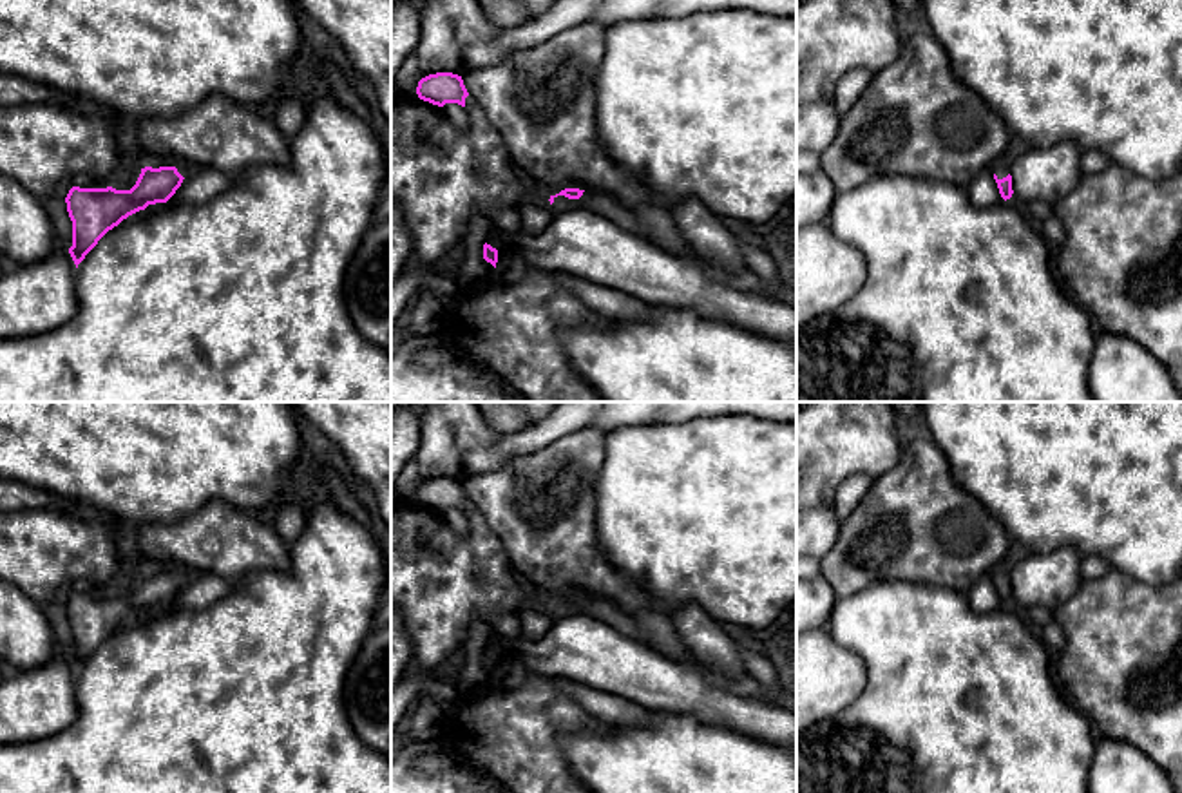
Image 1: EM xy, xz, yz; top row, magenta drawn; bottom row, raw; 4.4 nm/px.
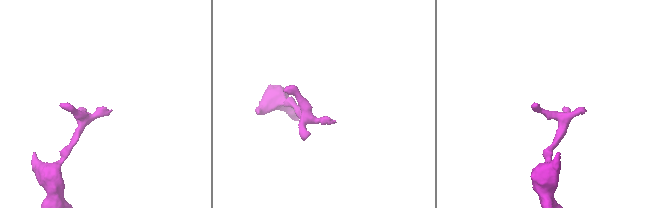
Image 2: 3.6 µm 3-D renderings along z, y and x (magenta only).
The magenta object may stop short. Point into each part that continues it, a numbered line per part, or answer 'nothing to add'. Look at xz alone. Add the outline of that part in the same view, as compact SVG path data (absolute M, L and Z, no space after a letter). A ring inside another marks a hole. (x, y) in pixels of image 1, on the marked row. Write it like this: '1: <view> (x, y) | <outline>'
1: xz (590, 201) | M585 190L579 199L568 199L565 196L558 196L554 197L552 208L556 214L576 212L576 210L597 214L619 225L621 228L659 244L623 205L619 205L608 196L590 192L590 190Z

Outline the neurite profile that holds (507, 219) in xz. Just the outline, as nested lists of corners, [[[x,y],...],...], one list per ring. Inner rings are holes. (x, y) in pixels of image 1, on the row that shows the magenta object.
[[[520,205],[498,210],[492,217],[492,228],[507,234],[521,232]]]

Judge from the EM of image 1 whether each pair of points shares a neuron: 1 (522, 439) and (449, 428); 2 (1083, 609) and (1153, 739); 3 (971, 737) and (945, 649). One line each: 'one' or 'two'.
1: one
2: one
3: one

